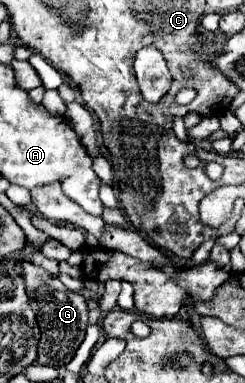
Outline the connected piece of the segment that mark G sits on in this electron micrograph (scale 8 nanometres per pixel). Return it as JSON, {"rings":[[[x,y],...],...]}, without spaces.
{"rings":[[[24,262],[24,280],[30,298],[30,306],[38,318],[40,326],[40,344],[38,344],[38,362],[48,366],[64,366],[72,360],[74,352],[84,340],[86,326],[88,326],[88,300],[68,290],[58,278],[50,276],[42,266],[32,262]]]}

